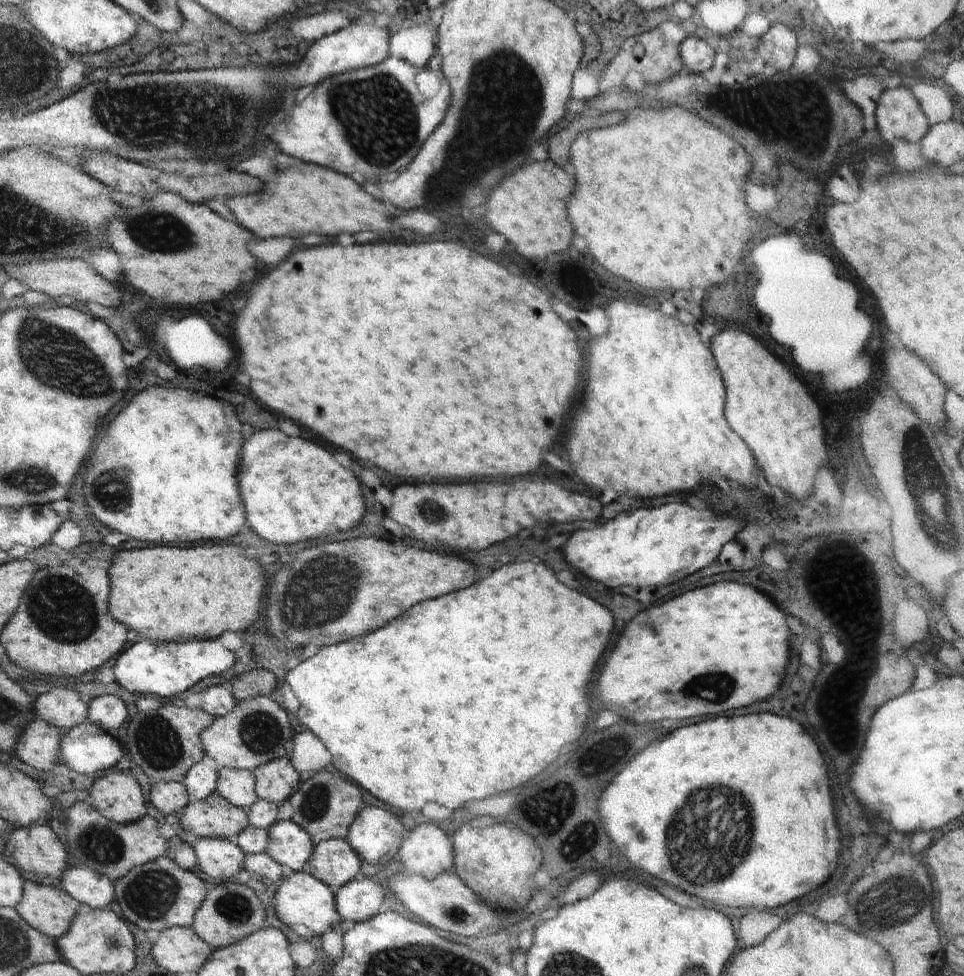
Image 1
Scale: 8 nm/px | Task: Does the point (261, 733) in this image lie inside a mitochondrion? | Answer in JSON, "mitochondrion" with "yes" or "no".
{"mitochondrion":"yes"}

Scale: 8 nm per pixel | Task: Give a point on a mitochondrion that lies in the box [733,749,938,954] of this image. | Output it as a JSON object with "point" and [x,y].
{"point":[888,903]}

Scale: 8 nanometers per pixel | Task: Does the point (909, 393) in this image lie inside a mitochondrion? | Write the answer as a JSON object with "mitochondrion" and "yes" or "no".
{"mitochondrion":"no"}

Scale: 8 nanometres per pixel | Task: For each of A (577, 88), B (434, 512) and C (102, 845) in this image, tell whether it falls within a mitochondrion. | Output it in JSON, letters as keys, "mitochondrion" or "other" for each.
{"A":"other","B":"mitochondrion","C":"mitochondrion"}

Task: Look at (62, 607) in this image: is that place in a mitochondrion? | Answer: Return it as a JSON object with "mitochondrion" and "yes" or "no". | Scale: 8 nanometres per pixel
{"mitochondrion":"yes"}

